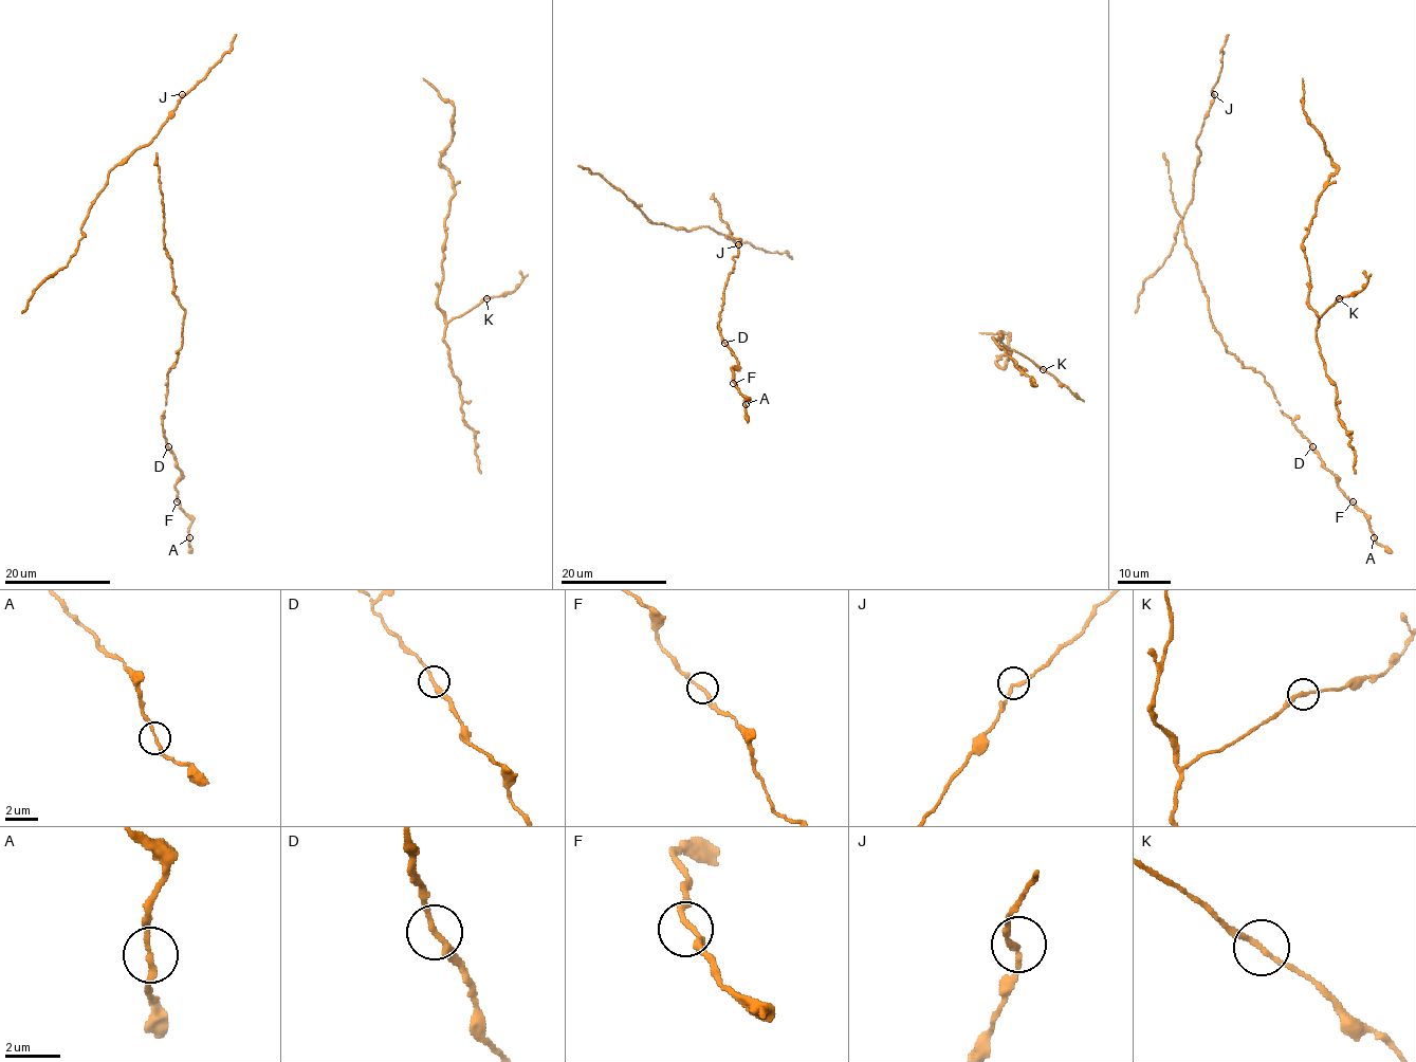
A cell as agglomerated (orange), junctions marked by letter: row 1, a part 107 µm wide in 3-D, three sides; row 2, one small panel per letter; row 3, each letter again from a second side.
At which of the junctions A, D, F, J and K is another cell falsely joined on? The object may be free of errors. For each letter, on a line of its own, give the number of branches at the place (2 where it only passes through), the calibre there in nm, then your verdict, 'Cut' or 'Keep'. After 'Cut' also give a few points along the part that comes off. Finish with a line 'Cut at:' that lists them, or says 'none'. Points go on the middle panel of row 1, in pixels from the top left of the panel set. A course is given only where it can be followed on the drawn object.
A: Branches: 2. Thickness 190 nm. Keep
D: Branches: 2. Thickness 200 nm. Keep
F: Branches: 2. Thickness 180 nm. Keep
J: Branches: 2. Thickness 190 nm. Keep
K: Branches: 2. Thickness 190 nm. Keep
Cut at: none

